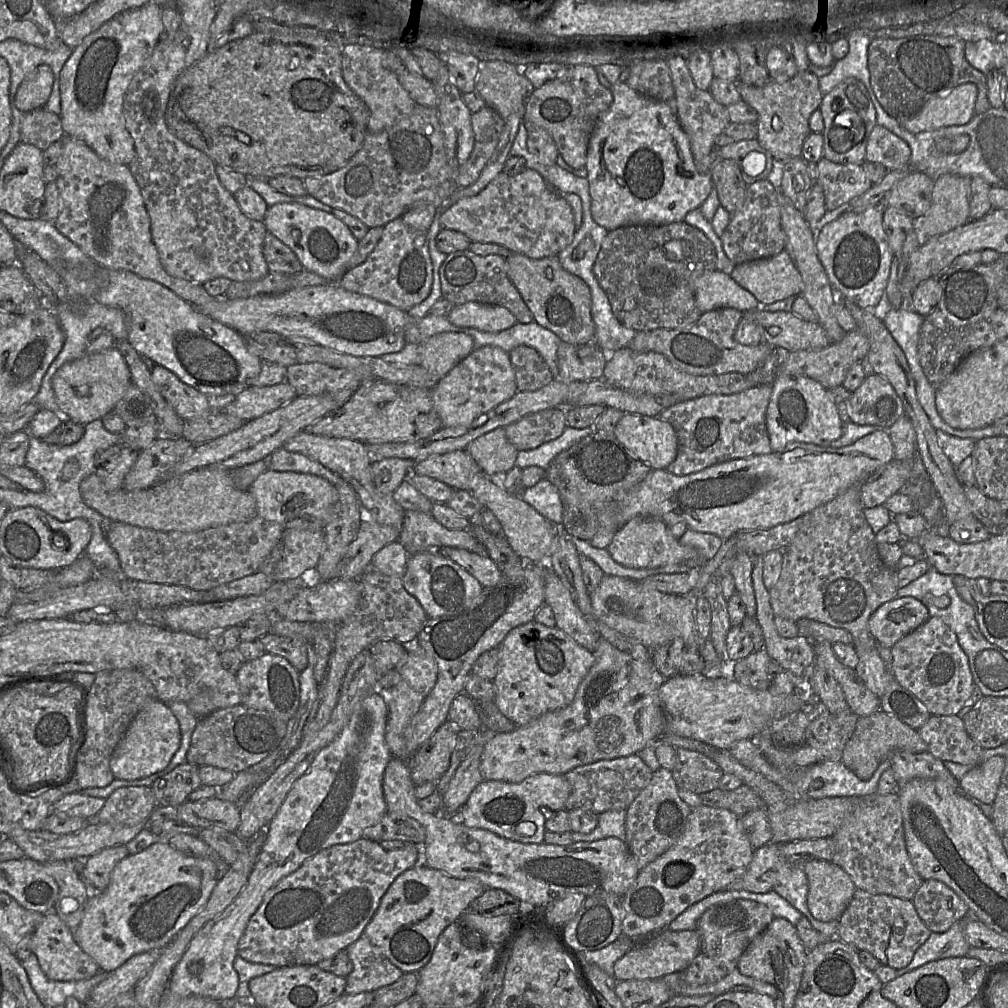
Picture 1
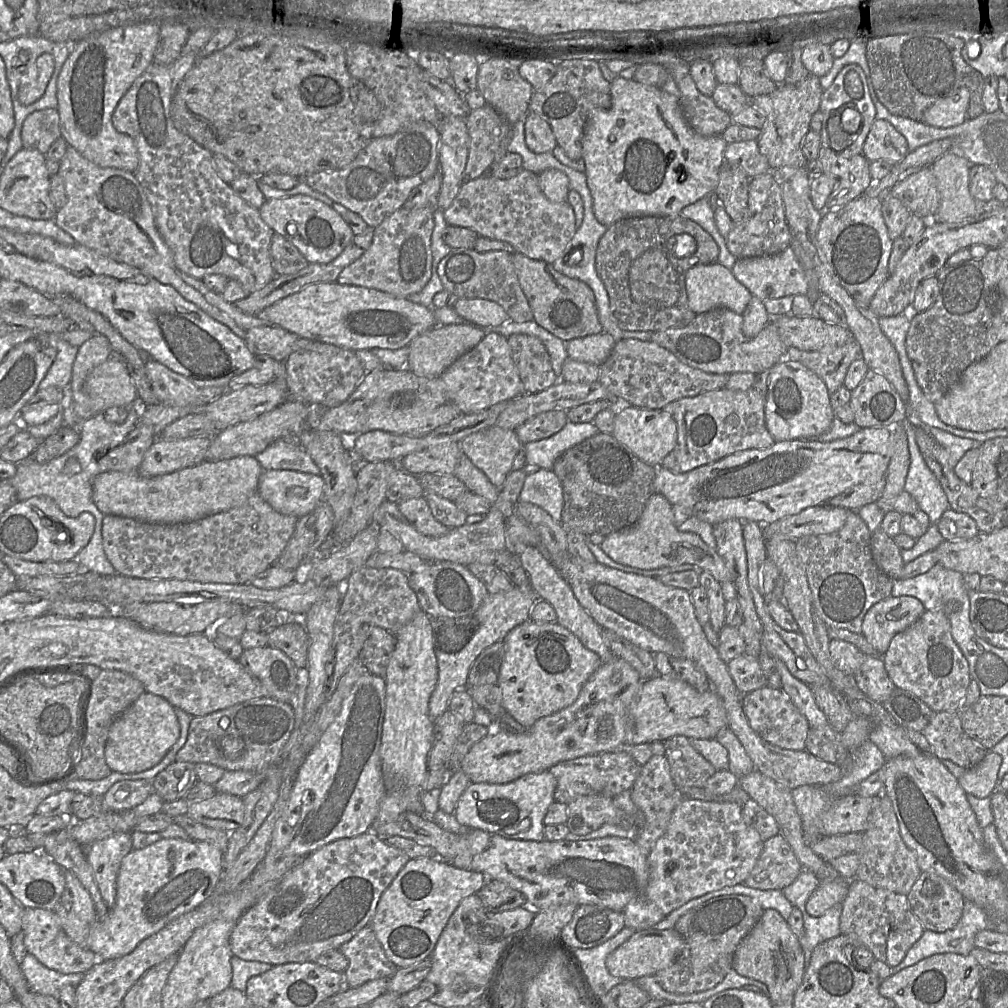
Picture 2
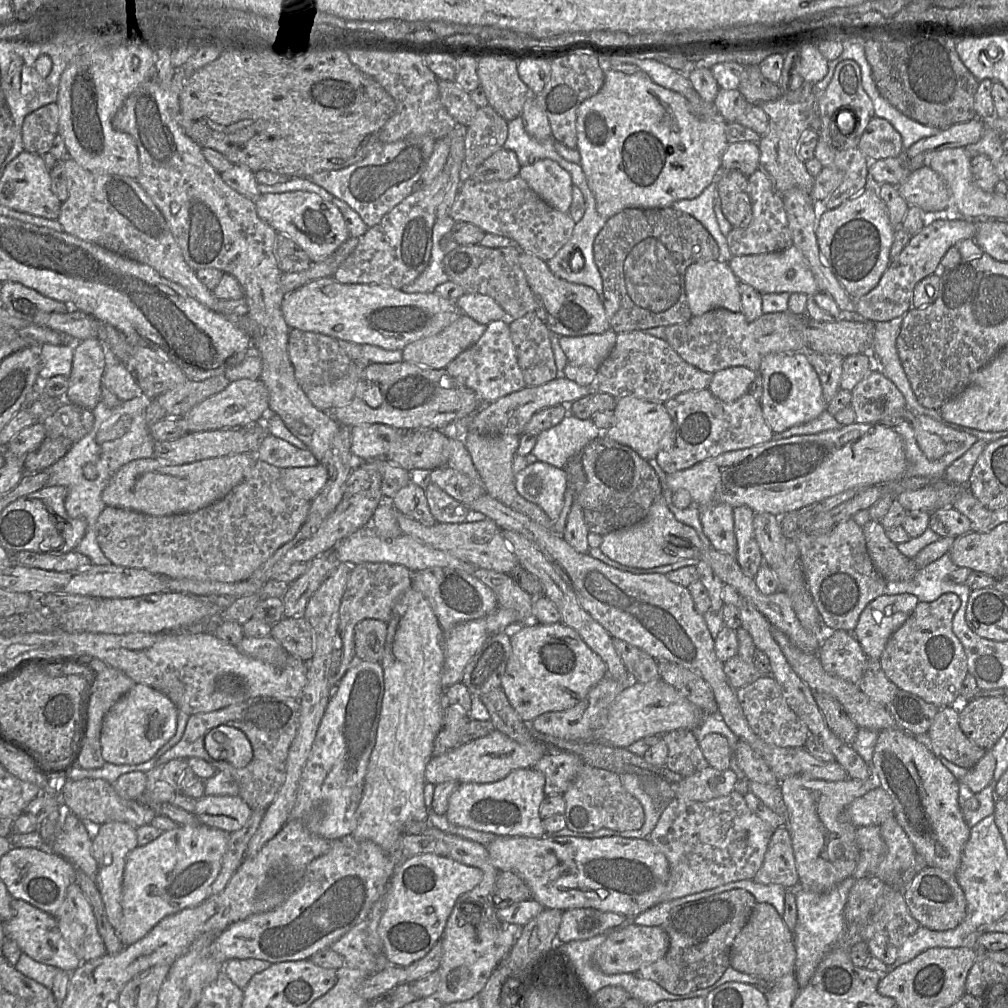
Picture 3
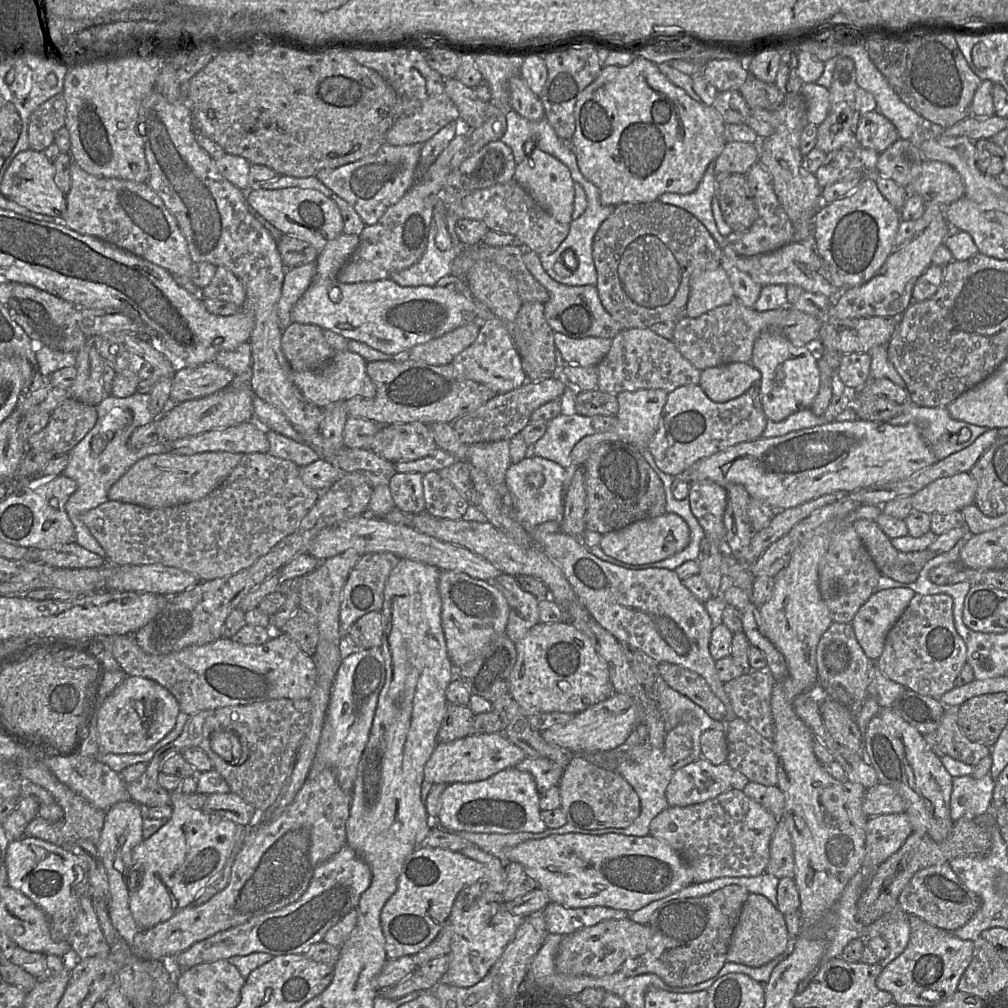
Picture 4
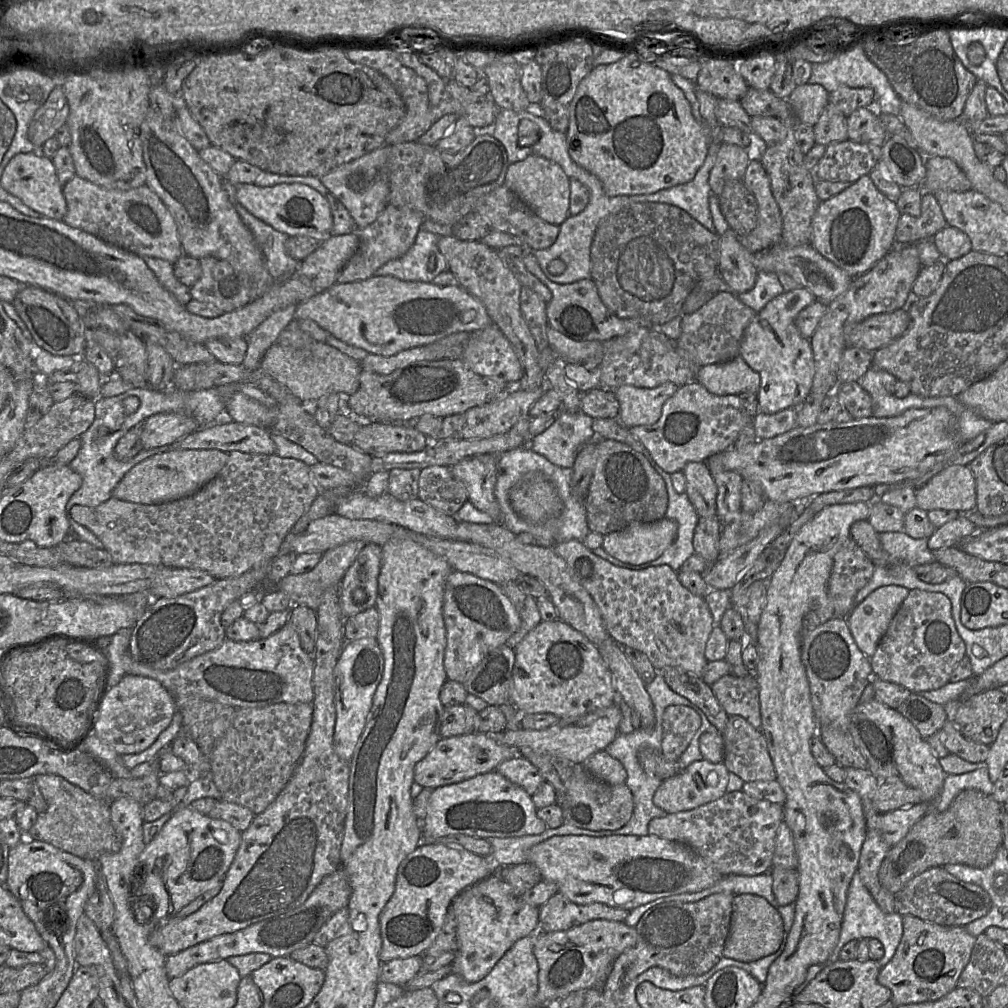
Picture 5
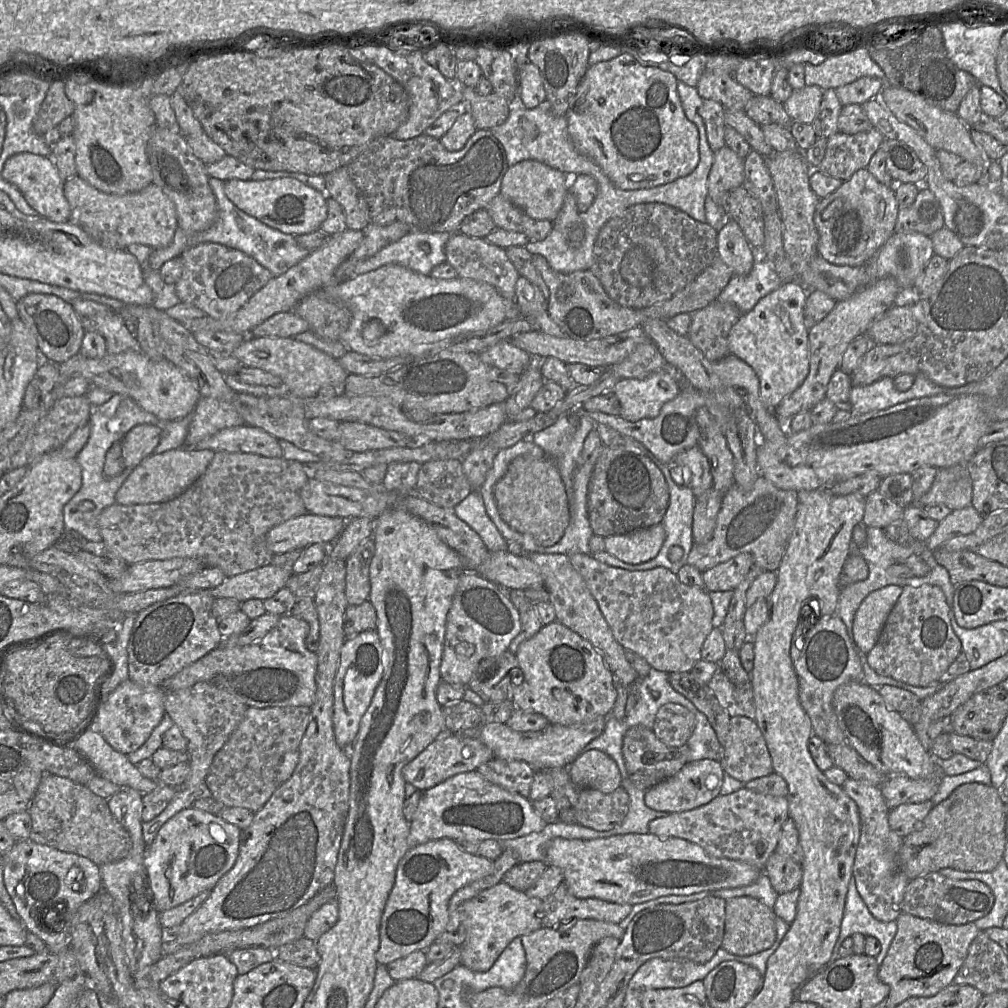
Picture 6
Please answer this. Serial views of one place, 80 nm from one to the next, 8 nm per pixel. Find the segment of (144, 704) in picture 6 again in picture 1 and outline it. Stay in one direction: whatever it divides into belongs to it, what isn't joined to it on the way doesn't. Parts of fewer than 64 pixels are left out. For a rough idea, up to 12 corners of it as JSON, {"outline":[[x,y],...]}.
{"outline":[[156,699],[114,749],[114,778],[163,770],[180,745],[179,722]]}

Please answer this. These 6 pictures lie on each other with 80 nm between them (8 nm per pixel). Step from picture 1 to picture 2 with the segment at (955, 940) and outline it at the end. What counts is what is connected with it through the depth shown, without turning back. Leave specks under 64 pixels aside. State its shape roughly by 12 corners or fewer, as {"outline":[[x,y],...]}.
{"outline":[[965,900],[962,917],[945,932],[925,929],[896,974],[935,954],[969,955],[976,934],[997,929]]}

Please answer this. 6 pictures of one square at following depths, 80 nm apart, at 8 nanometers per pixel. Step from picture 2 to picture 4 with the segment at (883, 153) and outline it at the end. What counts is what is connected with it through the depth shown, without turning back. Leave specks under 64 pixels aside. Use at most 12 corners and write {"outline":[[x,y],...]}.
{"outline":[[877,110],[861,116],[855,136],[879,154],[900,138]]}

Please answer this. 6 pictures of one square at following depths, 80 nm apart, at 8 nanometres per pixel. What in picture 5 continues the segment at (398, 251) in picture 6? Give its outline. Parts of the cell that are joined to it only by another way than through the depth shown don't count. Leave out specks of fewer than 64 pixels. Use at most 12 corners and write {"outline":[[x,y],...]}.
{"outline":[[421,228],[412,247],[375,275],[433,282],[448,270],[439,236]]}

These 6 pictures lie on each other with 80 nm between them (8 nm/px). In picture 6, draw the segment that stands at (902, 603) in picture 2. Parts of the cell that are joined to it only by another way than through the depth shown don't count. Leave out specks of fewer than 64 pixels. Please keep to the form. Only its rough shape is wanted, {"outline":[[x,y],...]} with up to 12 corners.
{"outline":[[903,587],[869,593],[853,621],[853,641],[875,646]]}

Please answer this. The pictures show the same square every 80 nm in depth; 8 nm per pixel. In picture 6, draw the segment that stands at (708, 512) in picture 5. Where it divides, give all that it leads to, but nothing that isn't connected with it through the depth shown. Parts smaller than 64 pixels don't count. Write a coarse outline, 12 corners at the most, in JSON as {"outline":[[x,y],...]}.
{"outline":[[699,445],[675,456],[687,471],[695,497],[713,487],[709,462]]}

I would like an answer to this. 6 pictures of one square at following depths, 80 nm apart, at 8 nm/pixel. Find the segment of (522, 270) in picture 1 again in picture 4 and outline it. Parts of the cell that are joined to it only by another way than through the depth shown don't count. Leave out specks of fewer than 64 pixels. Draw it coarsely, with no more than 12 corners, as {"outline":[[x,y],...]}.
{"outline":[[538,254],[523,262],[547,290],[544,315],[571,338],[610,338],[623,328],[596,286],[552,279]]}

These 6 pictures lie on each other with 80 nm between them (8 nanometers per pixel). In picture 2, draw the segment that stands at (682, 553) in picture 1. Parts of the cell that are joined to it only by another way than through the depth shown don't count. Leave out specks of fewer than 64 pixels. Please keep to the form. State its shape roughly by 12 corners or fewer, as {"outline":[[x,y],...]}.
{"outline":[[653,493],[638,521],[605,536],[616,563],[642,569],[689,564],[720,583],[727,563],[675,525]]}

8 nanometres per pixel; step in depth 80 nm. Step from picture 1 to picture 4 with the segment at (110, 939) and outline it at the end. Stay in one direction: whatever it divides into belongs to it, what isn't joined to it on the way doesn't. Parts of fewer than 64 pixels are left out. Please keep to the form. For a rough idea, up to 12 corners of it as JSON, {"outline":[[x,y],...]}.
{"outline":[[170,792],[171,818],[132,851],[142,930],[190,906],[245,827]]}

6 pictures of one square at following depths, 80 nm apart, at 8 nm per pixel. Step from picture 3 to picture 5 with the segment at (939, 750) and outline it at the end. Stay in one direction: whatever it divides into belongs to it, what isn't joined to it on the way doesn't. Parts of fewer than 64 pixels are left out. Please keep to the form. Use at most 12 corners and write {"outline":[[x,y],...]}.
{"outline":[[953,721],[945,723],[950,754],[970,763],[986,761],[990,746],[965,738]]}

